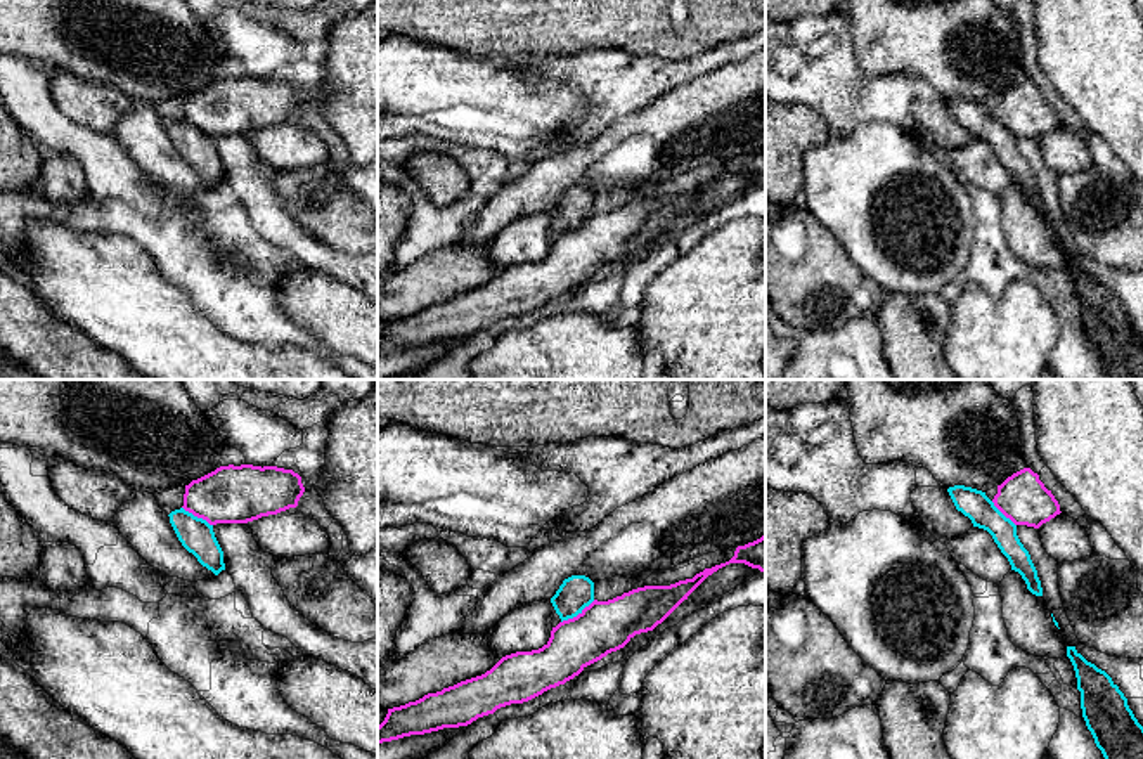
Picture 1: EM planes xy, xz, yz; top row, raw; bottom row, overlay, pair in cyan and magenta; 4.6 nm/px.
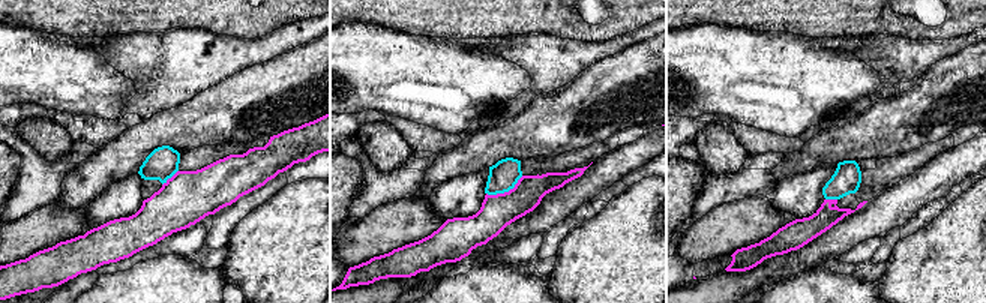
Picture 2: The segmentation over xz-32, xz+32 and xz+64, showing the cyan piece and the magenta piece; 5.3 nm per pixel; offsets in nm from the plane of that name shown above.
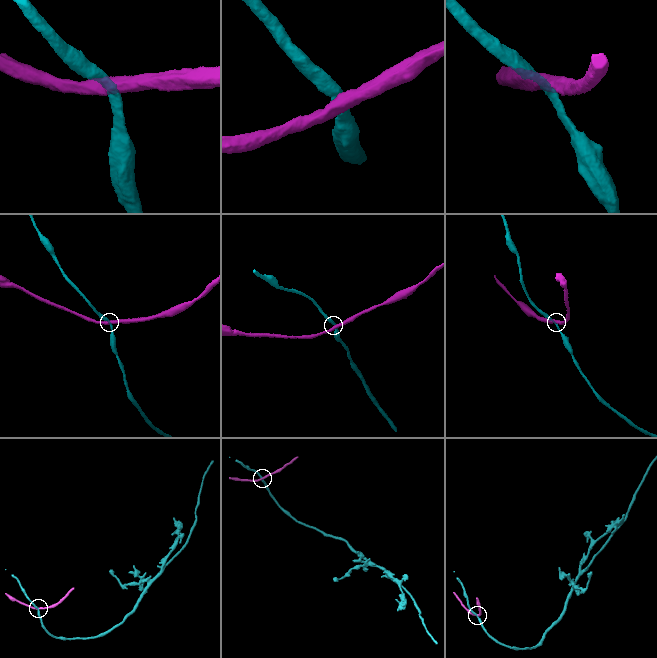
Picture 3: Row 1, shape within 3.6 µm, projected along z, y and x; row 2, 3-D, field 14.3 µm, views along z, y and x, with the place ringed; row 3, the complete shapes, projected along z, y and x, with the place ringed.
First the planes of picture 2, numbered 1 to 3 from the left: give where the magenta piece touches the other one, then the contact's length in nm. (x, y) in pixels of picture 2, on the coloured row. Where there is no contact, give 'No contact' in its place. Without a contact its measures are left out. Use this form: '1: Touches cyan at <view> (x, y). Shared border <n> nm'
1: Touches cyan at xz-32 (170, 177). Shared border 120 nm
2: Touches cyan at xz+32 (505, 191). Shared border 220 nm
3: Touches cyan at xz+64 (832, 198). Shared border 60 nm

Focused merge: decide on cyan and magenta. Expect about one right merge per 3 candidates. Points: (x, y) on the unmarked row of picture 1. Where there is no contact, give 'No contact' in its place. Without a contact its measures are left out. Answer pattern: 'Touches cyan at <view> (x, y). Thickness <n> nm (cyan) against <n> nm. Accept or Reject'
Touches cyan at xz (577, 226). Thickness 160 nm (cyan) against 240 nm. Reject

